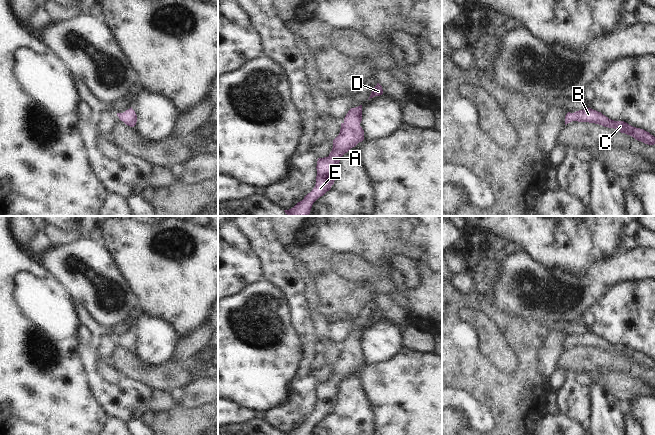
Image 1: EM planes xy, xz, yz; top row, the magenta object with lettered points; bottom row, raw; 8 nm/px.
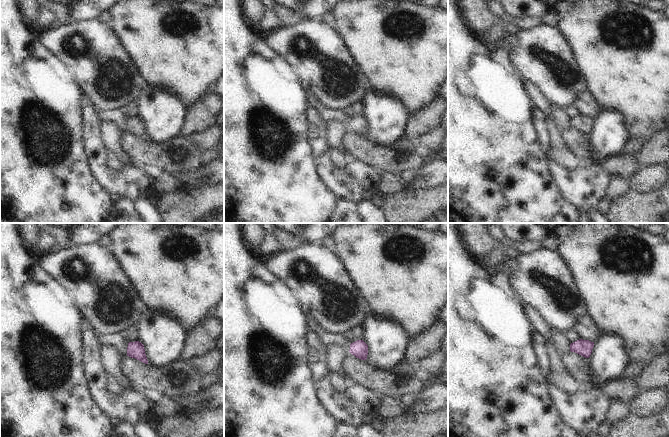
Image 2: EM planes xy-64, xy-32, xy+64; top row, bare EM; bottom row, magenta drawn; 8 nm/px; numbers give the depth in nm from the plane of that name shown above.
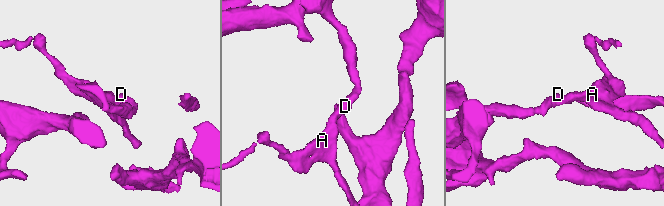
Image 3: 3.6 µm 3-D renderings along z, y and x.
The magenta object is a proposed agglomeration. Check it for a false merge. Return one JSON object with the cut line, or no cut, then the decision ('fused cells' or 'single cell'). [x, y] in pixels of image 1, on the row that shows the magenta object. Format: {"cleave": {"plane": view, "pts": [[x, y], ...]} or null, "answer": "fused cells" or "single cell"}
{"cleave": null, "answer": "single cell"}

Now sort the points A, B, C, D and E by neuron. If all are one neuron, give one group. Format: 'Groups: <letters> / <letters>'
Groups: A B C D E.

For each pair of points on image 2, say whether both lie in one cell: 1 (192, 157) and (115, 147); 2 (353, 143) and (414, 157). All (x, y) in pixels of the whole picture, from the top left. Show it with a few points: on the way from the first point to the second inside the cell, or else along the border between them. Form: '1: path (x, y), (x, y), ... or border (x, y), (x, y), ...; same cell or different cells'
1: border (121, 133), (121, 147), (132, 162); different cells
2: path (368, 152), (399, 162); same cell

